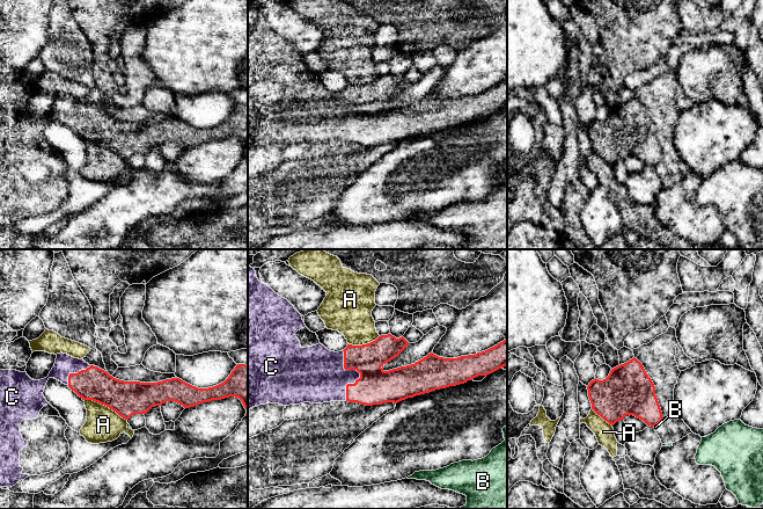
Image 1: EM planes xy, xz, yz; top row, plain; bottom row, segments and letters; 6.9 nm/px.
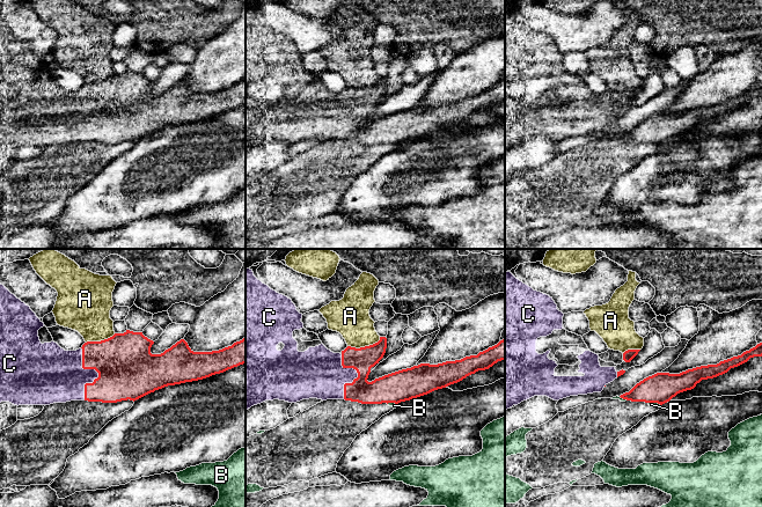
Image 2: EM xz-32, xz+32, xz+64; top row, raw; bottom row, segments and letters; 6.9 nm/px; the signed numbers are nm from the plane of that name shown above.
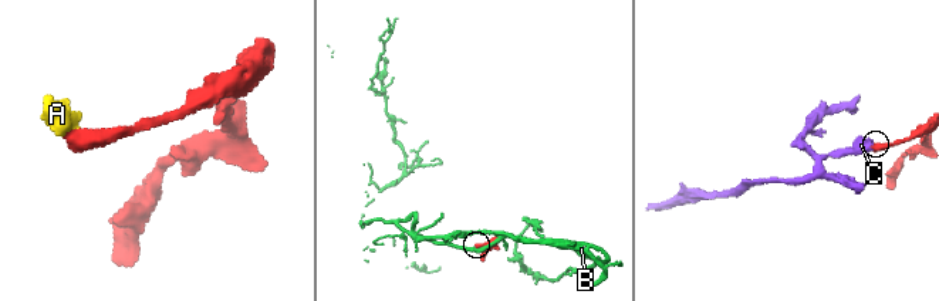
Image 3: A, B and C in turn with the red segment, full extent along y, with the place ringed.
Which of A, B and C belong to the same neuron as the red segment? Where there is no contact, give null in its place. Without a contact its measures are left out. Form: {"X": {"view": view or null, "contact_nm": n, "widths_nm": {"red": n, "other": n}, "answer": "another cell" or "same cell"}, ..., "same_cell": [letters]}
{"A": {"view": "xy", "contact_nm": 340, "widths_nm": {"red": 240, "other": 240}, "answer": "another cell"}, "B": {"view": "yz", "contact_nm": 30, "widths_nm": {"red": 280, "other": 20}, "answer": "another cell"}, "C": {"view": "xz", "contact_nm": 360, "widths_nm": {"red": 260, "other": 320}, "answer": "same cell"}, "same_cell": ["C"]}

